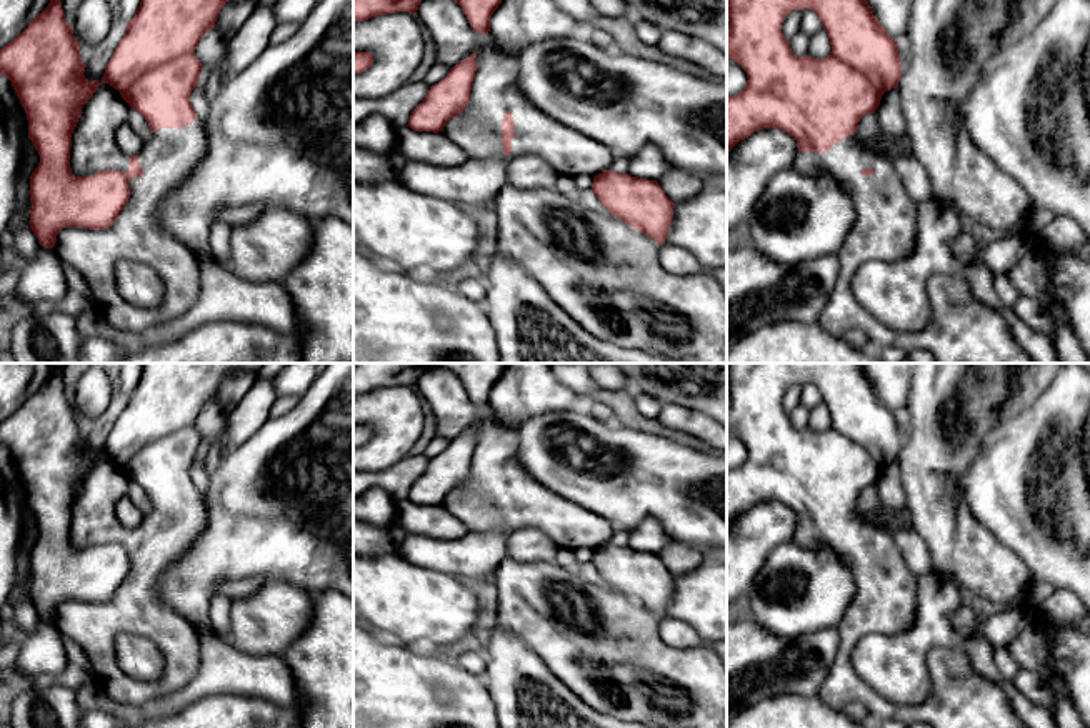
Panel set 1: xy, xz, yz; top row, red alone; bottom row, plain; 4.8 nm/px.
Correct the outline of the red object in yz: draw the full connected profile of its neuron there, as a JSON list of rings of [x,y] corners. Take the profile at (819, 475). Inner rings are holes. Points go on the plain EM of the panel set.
[[[727,363],[727,385],[730,403],[727,405],[727,431],[742,438],[747,445],[745,461],[727,470],[727,526],[753,505],[780,501],[798,516],[793,541],[808,548],[827,545],[835,550],[855,580],[855,596],[842,616],[837,630],[840,648],[815,696],[835,711],[843,711],[850,701],[860,701],[870,711],[872,721],[893,720],[905,726],[927,723],[932,728],[1027,728],[1015,715],[1000,685],[983,678],[970,663],[963,650],[935,646],[927,651],[925,661],[930,675],[930,698],[923,705],[897,705],[880,696],[865,683],[852,665],[855,645],[872,633],[897,635],[907,631],[917,613],[917,576],[908,568],[895,540],[883,530],[867,523],[857,508],[858,495],[867,486],[875,486],[882,468],[898,460],[902,435],[897,415],[885,405],[863,363]],[[793,383],[813,383],[822,401],[827,403],[832,425],[827,431],[797,430],[790,415],[782,406],[785,390]]]

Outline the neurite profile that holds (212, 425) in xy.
[[[215,401],[208,403],[195,421],[195,430],[207,443],[217,441],[220,446],[228,443],[228,420]]]

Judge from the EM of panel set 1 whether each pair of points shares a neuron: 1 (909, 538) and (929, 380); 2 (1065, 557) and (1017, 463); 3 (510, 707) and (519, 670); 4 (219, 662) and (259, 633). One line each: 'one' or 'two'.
1: two
2: one
3: one
4: two

